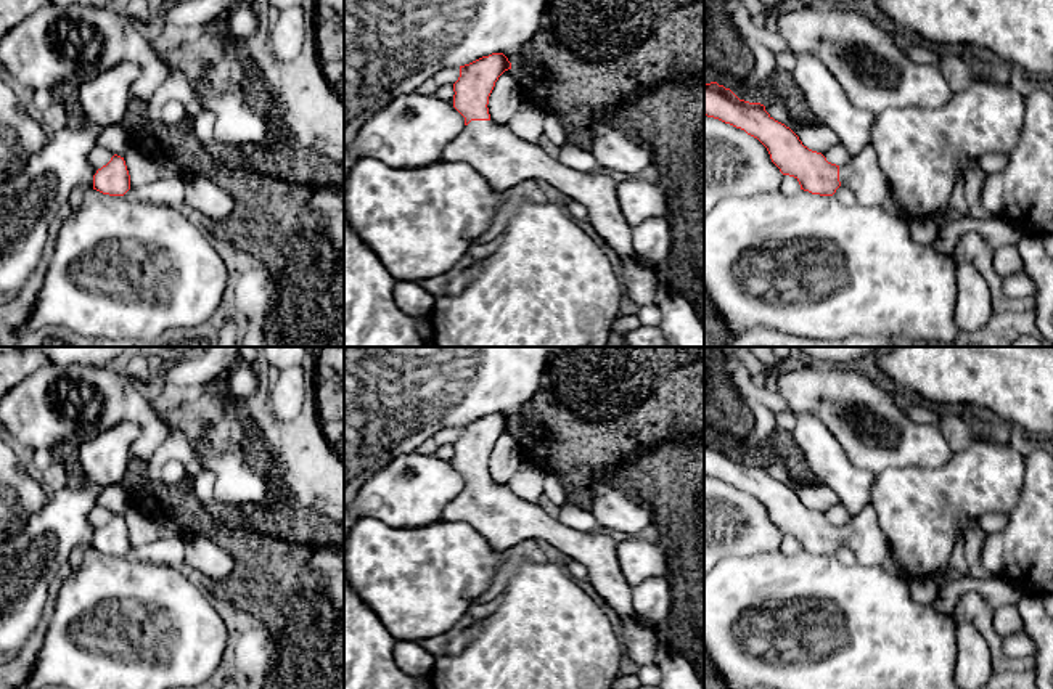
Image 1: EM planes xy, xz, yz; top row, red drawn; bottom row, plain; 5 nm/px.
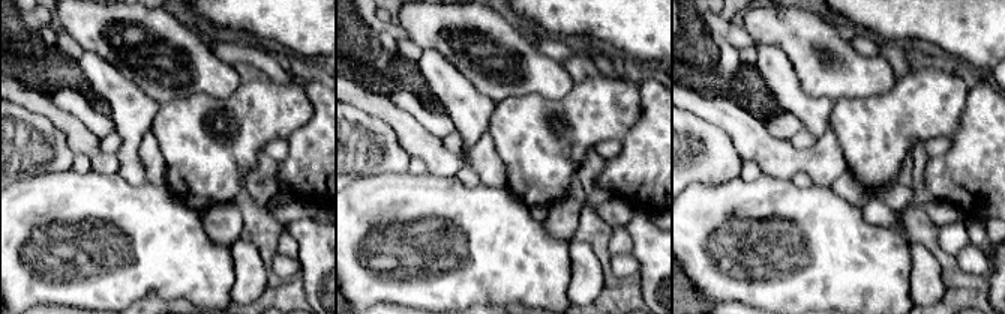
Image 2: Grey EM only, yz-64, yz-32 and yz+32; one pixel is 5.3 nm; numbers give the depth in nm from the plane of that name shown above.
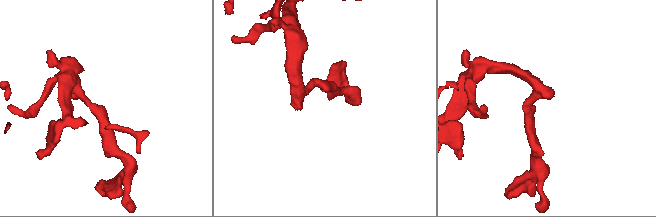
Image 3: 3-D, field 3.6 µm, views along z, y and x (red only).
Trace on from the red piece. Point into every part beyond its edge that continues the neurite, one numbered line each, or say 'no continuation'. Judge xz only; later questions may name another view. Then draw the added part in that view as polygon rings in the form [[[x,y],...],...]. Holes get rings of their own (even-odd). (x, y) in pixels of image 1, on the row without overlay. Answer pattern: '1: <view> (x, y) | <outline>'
1: xz (503, 519) | [[[471,480],[465,487],[465,493],[453,499],[440,514],[444,522],[465,522],[479,532],[494,551],[506,551],[508,548],[527,541],[542,540],[566,554],[571,561],[577,561],[587,567],[587,581],[593,586],[621,618],[635,620],[632,604],[632,586],[622,575],[619,567],[617,543],[600,530],[579,532],[561,524],[553,509],[545,503],[532,504],[516,496],[506,485],[494,480]]]

